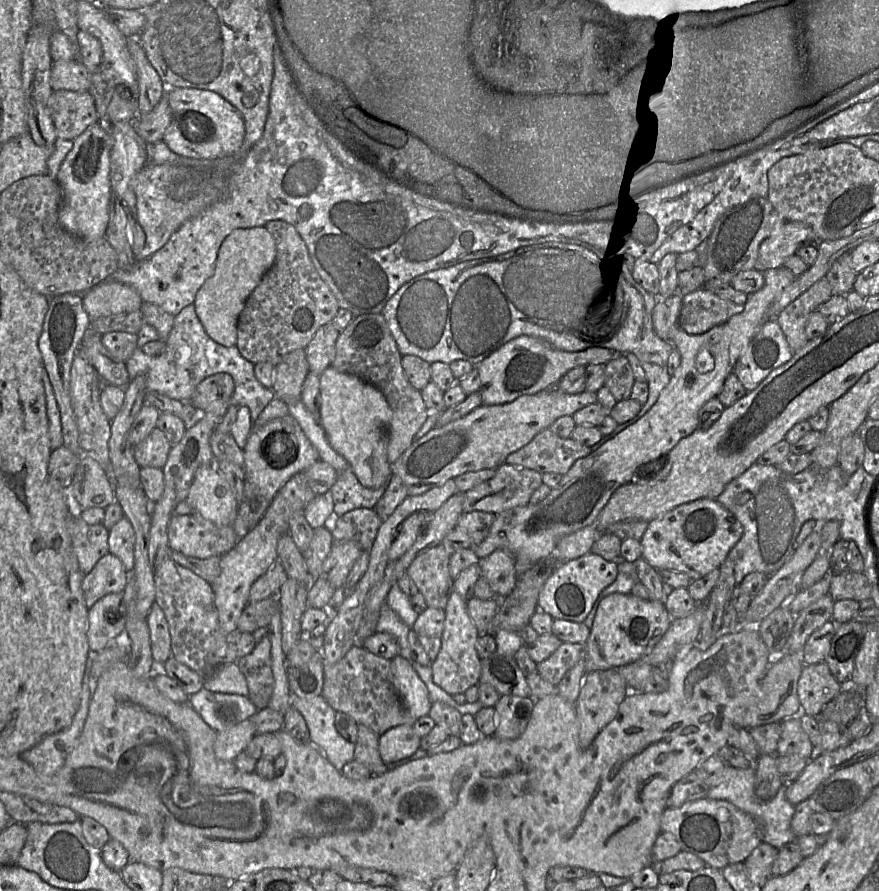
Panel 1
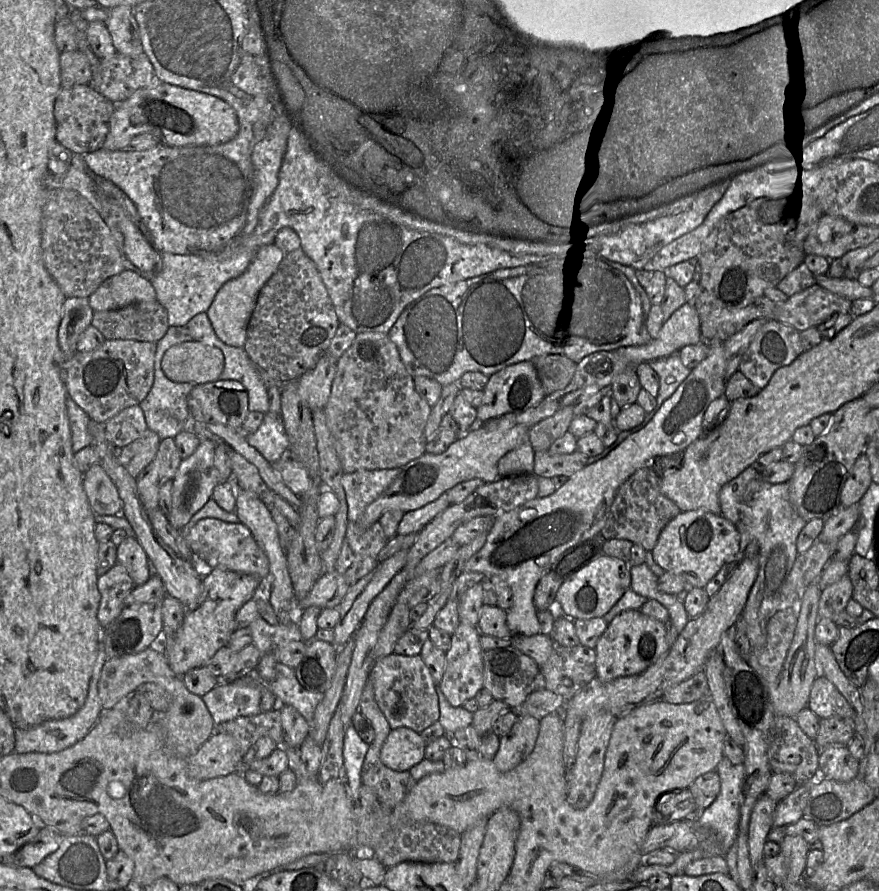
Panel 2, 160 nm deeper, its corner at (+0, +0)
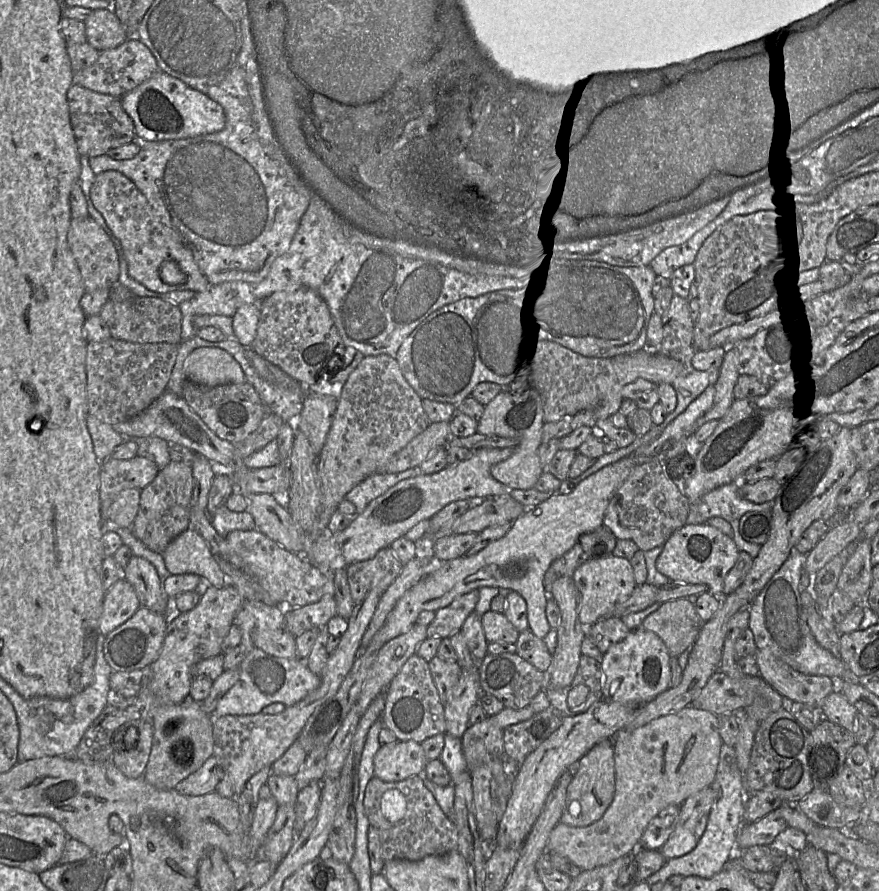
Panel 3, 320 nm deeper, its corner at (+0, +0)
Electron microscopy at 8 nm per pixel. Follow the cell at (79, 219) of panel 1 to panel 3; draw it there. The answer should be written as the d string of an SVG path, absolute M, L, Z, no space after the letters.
M161 70L122 96L120 101L132 118L136 138L140 141L175 140L210 134L222 130L226 124L220 104Z

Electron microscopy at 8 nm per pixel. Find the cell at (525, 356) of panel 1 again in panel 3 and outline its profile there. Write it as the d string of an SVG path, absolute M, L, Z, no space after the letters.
M502 390L484 406L483 415L478 421L477 432L484 435L513 438L518 441L510 457L491 467L492 476L510 490L533 488L543 473L538 456L538 447L542 442L544 421L537 399L527 391Z

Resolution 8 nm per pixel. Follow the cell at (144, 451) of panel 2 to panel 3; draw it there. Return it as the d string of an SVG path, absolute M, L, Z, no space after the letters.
M139 455L131 459L109 458L101 462L100 498L103 520L106 519L107 510L119 492L128 488L142 490L155 479L158 471L153 461Z

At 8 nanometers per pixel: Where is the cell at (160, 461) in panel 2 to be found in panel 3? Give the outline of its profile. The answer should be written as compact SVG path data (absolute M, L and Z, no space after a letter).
M171 460L167 466L159 469L155 479L140 490L139 510L131 527L133 535L150 550L162 554L178 535L189 528L193 489L192 469L188 462Z

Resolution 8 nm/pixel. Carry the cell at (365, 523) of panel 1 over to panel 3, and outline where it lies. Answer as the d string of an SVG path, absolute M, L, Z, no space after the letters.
M391 547L381 549L372 559L350 564L346 573L353 601L362 601L370 592L383 595L402 568Z

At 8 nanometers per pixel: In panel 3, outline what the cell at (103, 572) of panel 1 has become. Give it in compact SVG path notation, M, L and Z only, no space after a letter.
M124 577L120 578L105 593L99 623L100 634L107 636L129 620L140 607L133 586Z

